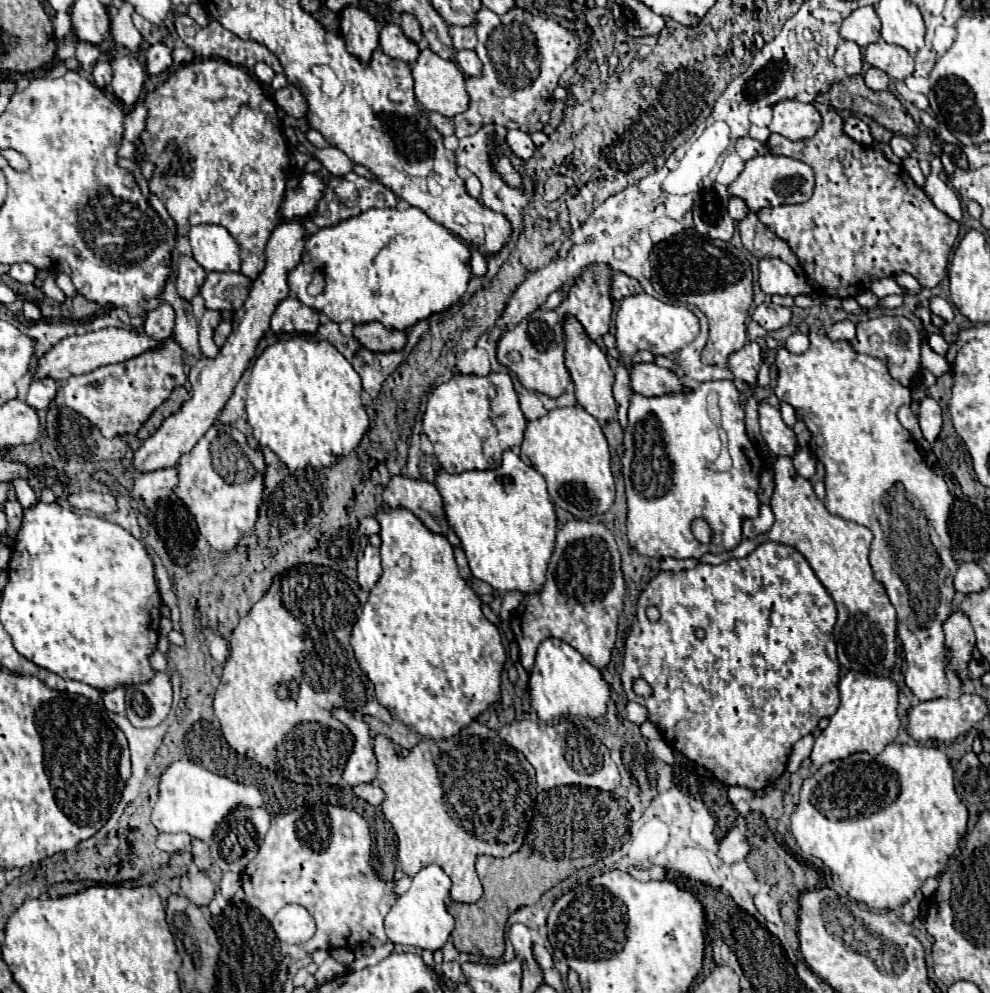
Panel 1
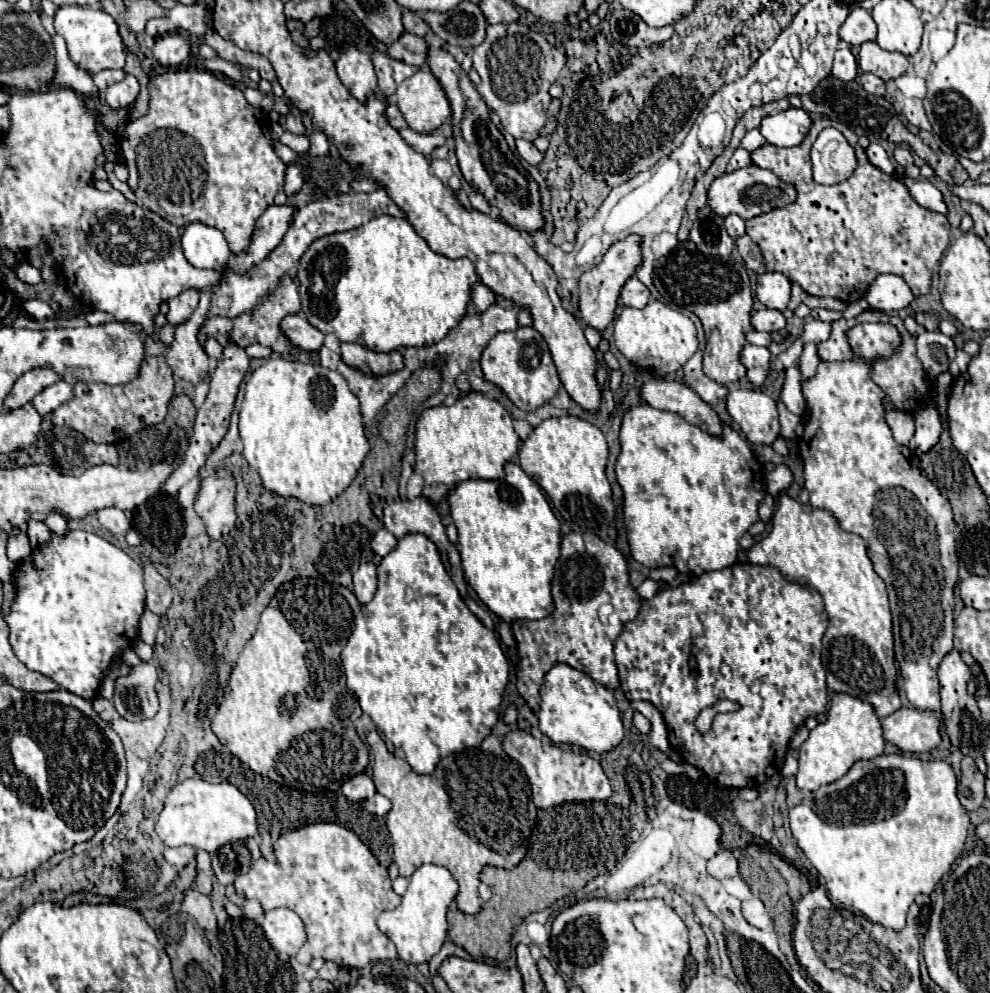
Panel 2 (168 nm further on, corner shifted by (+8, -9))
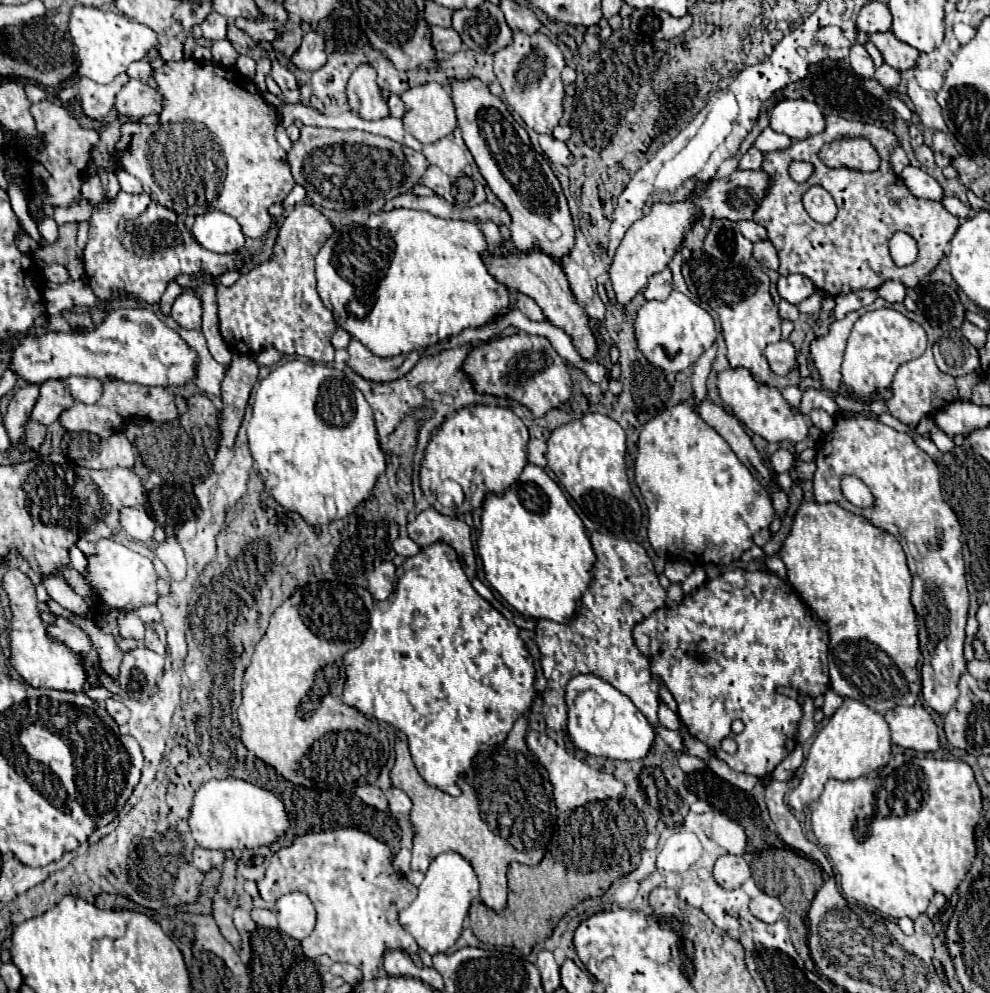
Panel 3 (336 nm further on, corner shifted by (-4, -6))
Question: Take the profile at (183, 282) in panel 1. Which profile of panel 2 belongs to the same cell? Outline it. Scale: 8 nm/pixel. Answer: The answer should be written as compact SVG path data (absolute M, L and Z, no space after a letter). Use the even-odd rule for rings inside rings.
M184 290L176 298L168 300L168 306L170 306L170 310L166 314L168 322L170 324L182 324L184 320L188 320L188 316L192 316L192 312L198 306L198 298L200 298L198 290Z

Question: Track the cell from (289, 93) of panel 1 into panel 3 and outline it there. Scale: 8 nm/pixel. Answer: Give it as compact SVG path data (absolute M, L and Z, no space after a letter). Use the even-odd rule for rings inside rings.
M302 125L300 139L292 145L292 151L288 153L288 163L294 181L306 189L308 197L316 205L336 211L362 207L370 213L380 211L384 201L390 201L392 197L406 193L414 185L418 185L422 173L428 167L428 161L422 153L404 147L392 139L364 131L338 131L310 125Z

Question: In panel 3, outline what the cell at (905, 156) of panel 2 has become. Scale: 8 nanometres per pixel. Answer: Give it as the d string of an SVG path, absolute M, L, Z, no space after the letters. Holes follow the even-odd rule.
M928 145L916 147L916 149L914 149L914 155L916 155L916 159L920 161L920 165L924 165L924 167L934 167L934 153L932 153L932 149L930 149Z

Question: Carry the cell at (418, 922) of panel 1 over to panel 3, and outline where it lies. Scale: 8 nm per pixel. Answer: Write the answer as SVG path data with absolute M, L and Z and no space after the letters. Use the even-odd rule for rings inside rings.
M442 853L430 863L426 879L418 887L418 897L398 913L398 923L414 937L420 949L430 955L444 953L460 937L474 895L478 895L478 879L472 865L458 853Z

